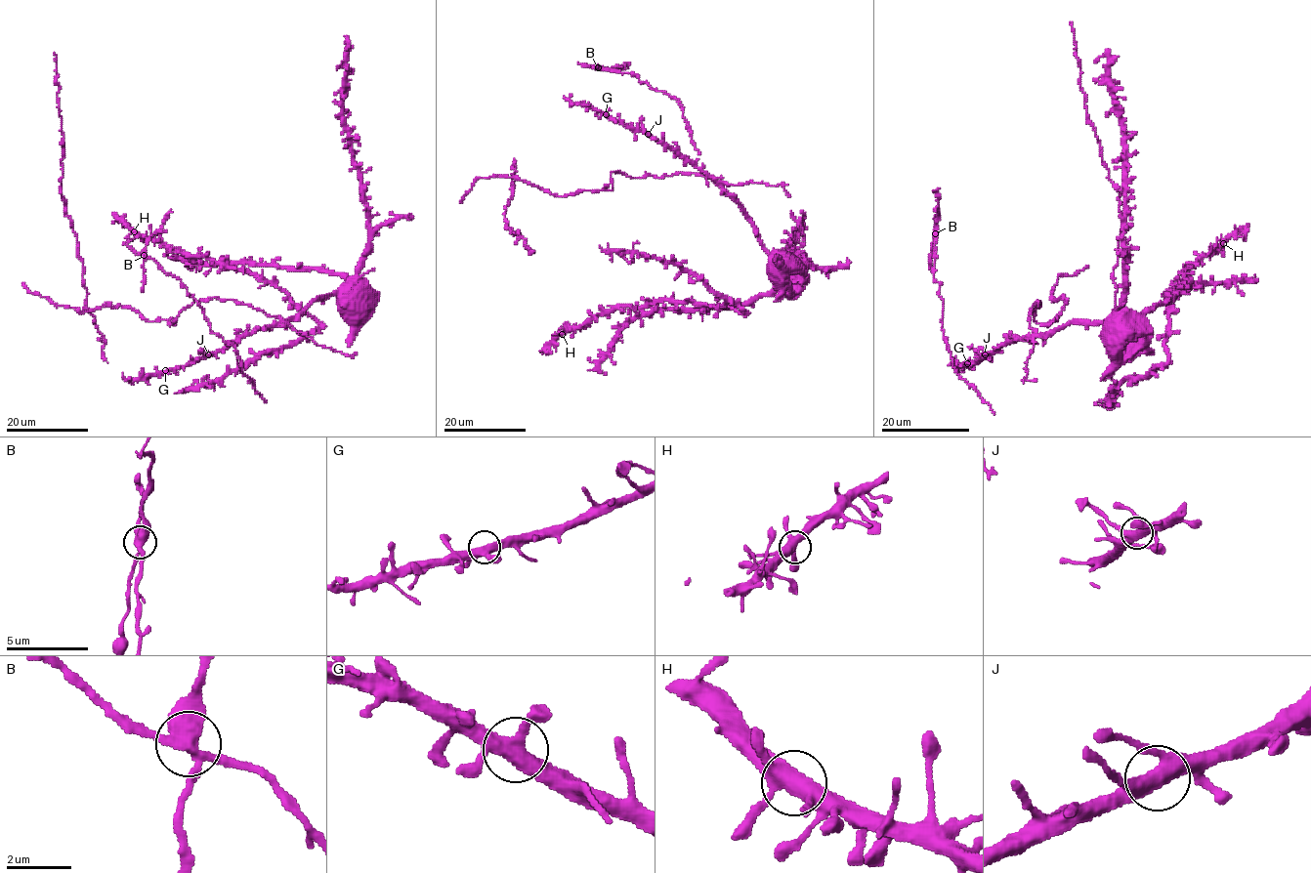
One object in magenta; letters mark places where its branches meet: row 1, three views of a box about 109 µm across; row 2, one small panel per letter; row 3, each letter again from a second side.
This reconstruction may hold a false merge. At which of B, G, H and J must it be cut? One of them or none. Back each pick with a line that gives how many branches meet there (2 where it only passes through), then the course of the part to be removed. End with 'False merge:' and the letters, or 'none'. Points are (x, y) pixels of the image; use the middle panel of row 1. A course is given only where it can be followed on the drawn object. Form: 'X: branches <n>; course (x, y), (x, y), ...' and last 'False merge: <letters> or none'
B: branches 4; course (598, 67), (628, 67)
False merge: B

